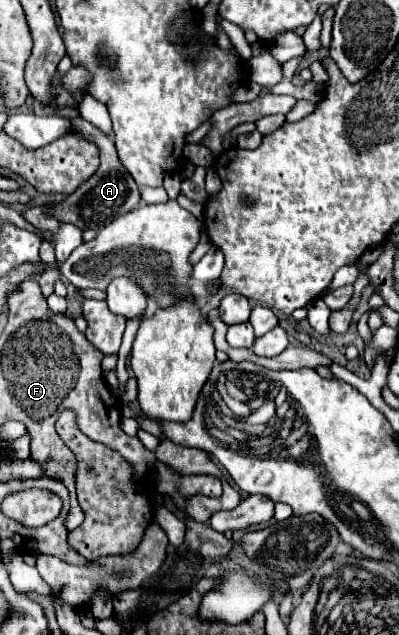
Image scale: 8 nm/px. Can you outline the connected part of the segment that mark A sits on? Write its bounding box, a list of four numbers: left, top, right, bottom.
[47,118,141,230]

